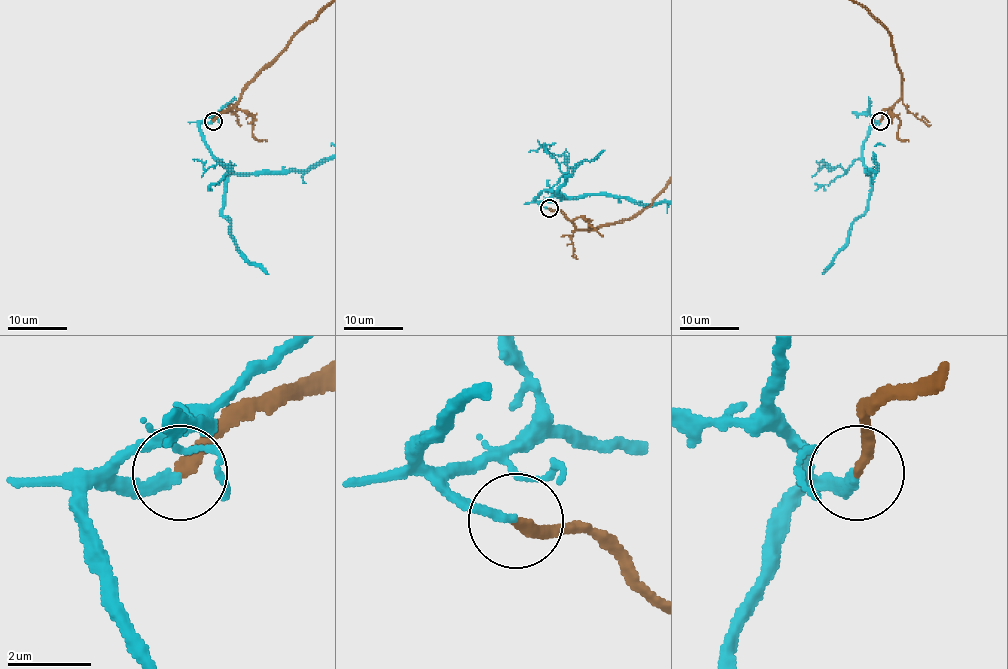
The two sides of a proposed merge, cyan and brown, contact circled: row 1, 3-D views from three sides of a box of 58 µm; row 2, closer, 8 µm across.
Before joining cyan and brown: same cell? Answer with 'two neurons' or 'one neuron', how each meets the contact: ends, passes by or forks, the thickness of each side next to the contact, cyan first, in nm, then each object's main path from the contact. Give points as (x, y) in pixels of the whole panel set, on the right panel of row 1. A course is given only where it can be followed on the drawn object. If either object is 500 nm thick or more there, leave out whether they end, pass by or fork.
one neuron | cyan ends | brown ends | 240/280 nm | brown via (880, 120), (882, 113), (901, 96), (901, 70), (896, 64), (892, 37), (864, 7)

